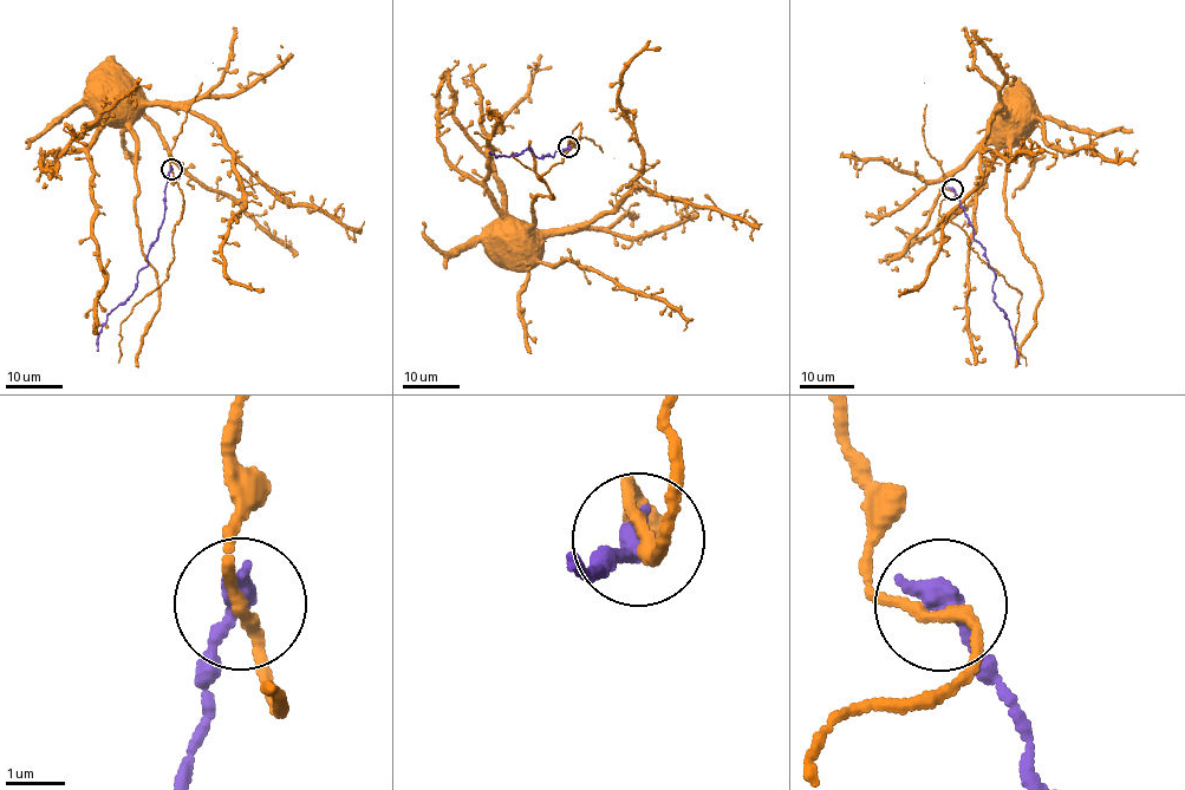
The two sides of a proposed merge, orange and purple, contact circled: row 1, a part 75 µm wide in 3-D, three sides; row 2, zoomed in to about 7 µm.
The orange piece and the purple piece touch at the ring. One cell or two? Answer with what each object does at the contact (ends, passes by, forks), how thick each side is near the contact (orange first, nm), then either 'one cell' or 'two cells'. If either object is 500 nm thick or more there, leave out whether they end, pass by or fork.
orange passes by | purple ends | 200/420 nm | two cells

